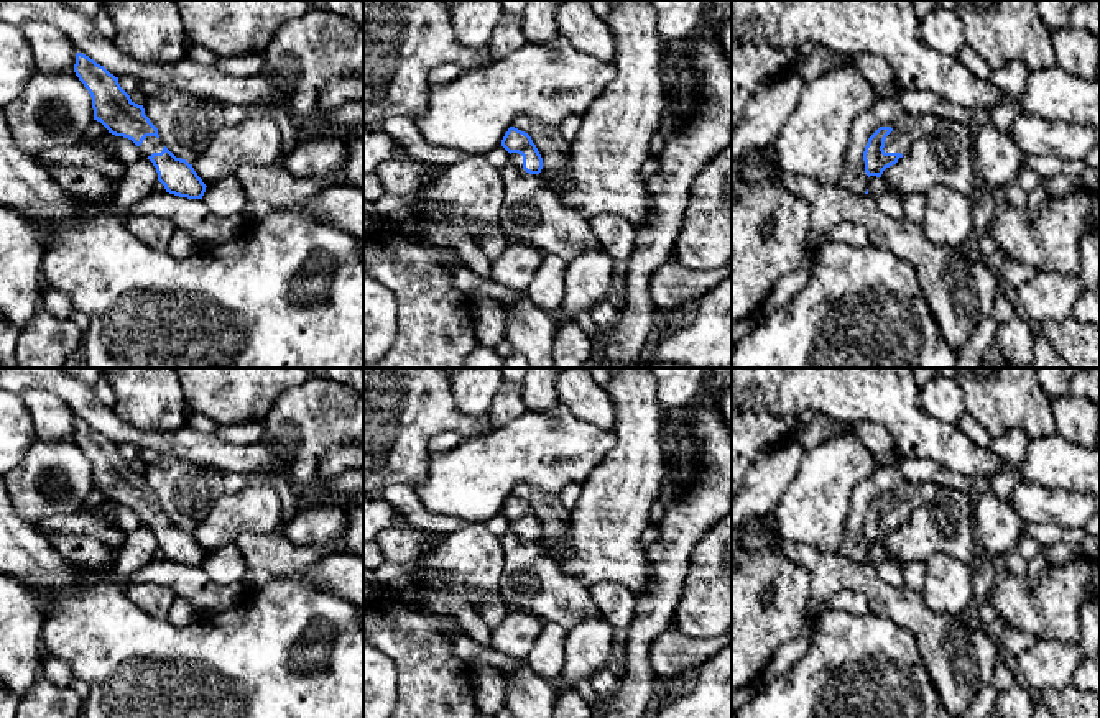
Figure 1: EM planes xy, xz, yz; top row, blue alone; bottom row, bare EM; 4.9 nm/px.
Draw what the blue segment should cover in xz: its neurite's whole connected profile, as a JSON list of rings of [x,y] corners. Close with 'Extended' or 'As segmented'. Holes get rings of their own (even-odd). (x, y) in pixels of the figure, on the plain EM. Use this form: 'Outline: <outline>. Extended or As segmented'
Outline: [[[510,495],[501,508],[501,514],[510,521],[510,531],[521,541],[541,541],[543,526],[528,501]]]. Extended

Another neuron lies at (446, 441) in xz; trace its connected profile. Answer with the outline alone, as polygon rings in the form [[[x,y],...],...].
[[[441,432],[431,437],[431,440],[428,442],[428,452],[436,453],[444,450],[452,450],[462,442],[464,442],[464,437],[457,432]]]

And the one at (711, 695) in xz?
[[[732,641],[692,680],[691,692],[666,702],[656,718],[732,718]]]

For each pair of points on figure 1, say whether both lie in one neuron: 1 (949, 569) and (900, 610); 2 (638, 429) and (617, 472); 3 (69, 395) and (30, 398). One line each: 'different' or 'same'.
1: different
2: same
3: different

